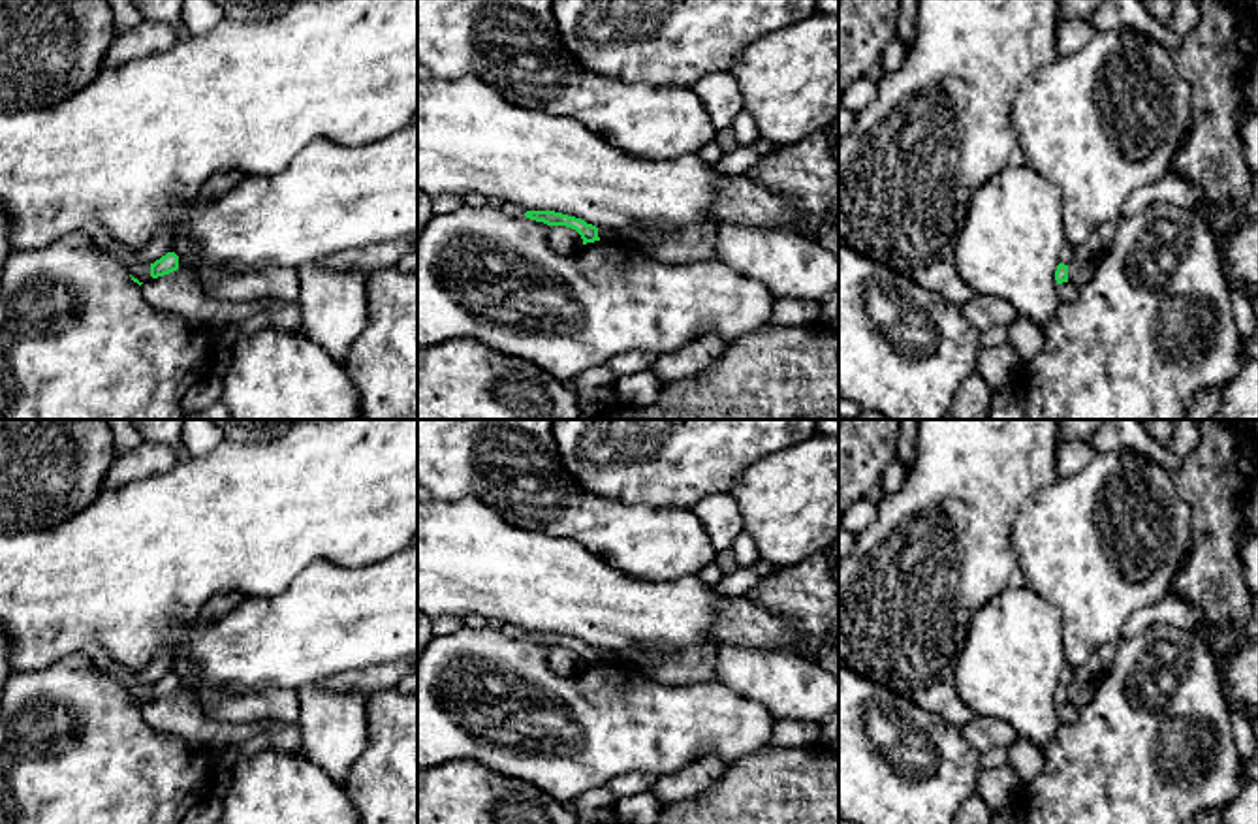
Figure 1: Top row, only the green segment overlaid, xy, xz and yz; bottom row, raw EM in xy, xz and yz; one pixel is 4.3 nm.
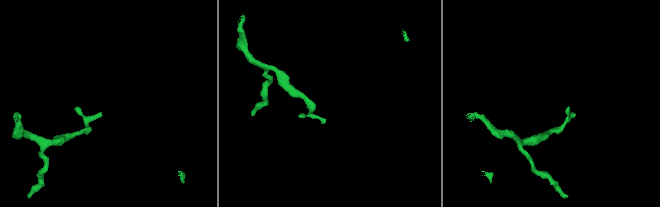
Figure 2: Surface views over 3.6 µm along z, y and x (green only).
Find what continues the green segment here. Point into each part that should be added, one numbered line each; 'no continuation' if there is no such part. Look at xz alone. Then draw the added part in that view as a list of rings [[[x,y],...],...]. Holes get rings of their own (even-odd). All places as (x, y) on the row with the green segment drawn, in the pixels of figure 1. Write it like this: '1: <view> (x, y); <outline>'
no continuation

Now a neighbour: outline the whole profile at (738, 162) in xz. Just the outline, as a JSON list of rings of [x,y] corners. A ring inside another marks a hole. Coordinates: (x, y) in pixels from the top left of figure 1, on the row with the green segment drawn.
[[[737,147],[724,152],[716,162],[716,171],[724,177],[745,177],[760,160],[752,147]]]

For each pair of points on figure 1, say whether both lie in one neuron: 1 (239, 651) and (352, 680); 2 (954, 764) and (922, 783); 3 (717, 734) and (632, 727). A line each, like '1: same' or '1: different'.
1: different
2: same
3: same

